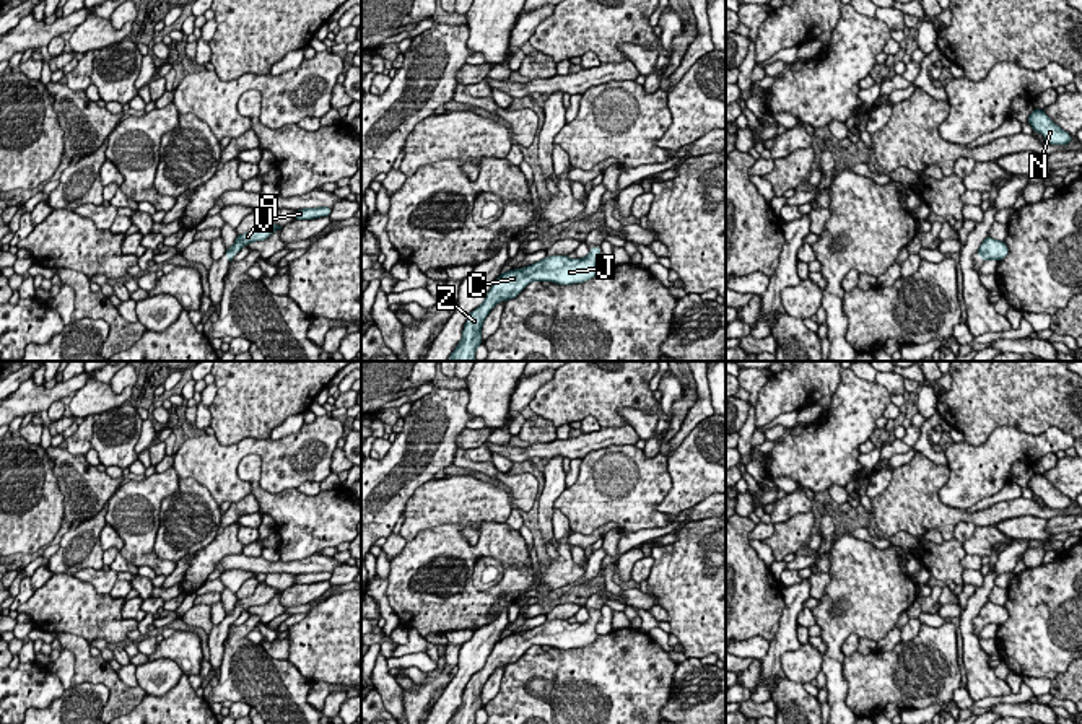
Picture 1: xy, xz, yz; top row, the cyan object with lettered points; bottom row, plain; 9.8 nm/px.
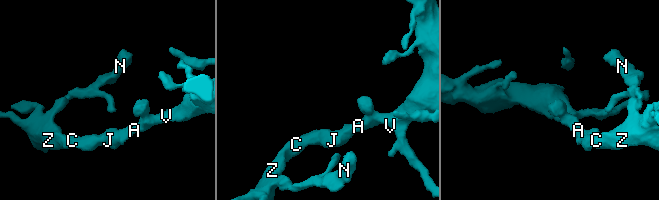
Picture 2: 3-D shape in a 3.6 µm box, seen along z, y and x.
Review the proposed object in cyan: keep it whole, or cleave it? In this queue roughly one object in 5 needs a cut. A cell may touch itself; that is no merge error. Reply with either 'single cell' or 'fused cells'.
single cell

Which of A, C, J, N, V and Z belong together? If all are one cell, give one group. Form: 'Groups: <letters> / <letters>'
Groups: A C J N V Z

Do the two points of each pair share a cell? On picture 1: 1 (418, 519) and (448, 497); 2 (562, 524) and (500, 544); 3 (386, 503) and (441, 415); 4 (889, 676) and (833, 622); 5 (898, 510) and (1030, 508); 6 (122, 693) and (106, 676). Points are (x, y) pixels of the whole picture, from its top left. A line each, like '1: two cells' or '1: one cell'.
1: one cell
2: two cells
3: one cell
4: two cells
5: one cell
6: one cell

